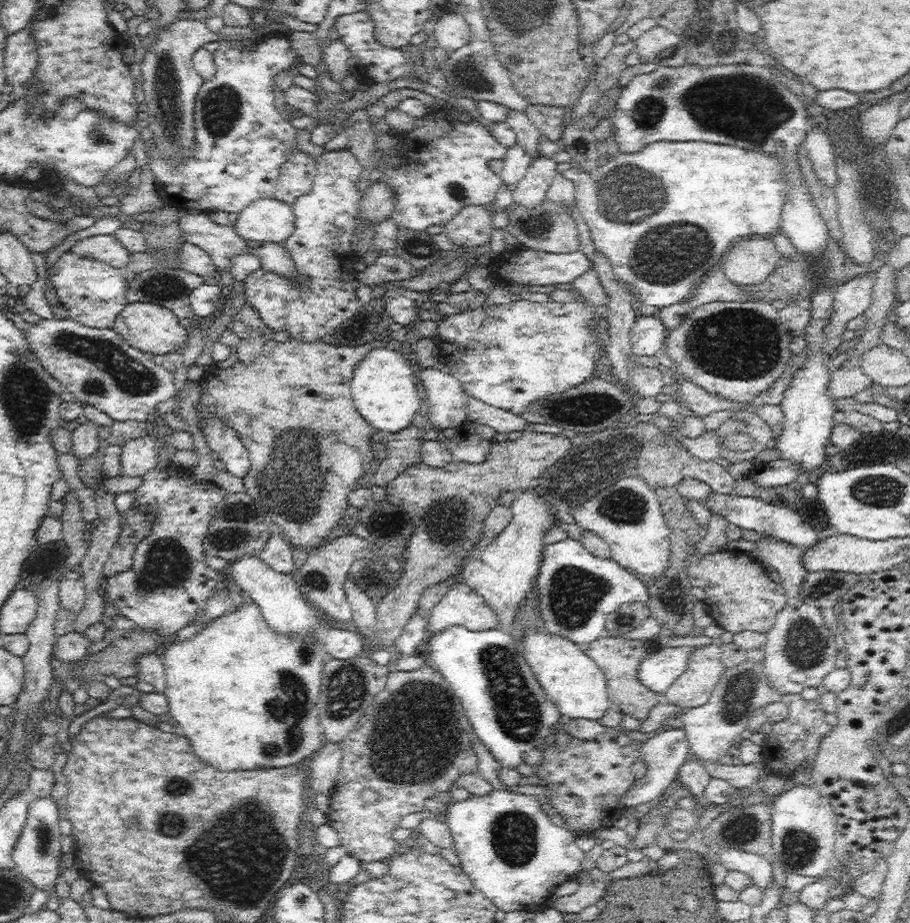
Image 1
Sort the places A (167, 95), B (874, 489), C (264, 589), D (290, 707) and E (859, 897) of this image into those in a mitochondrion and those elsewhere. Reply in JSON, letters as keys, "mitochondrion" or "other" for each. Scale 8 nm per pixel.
{"A":"mitochondrion","B":"mitochondrion","C":"other","D":"mitochondrion","E":"other"}

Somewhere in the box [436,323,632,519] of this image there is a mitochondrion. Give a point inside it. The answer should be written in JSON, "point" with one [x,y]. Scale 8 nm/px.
{"point":[580,410]}

